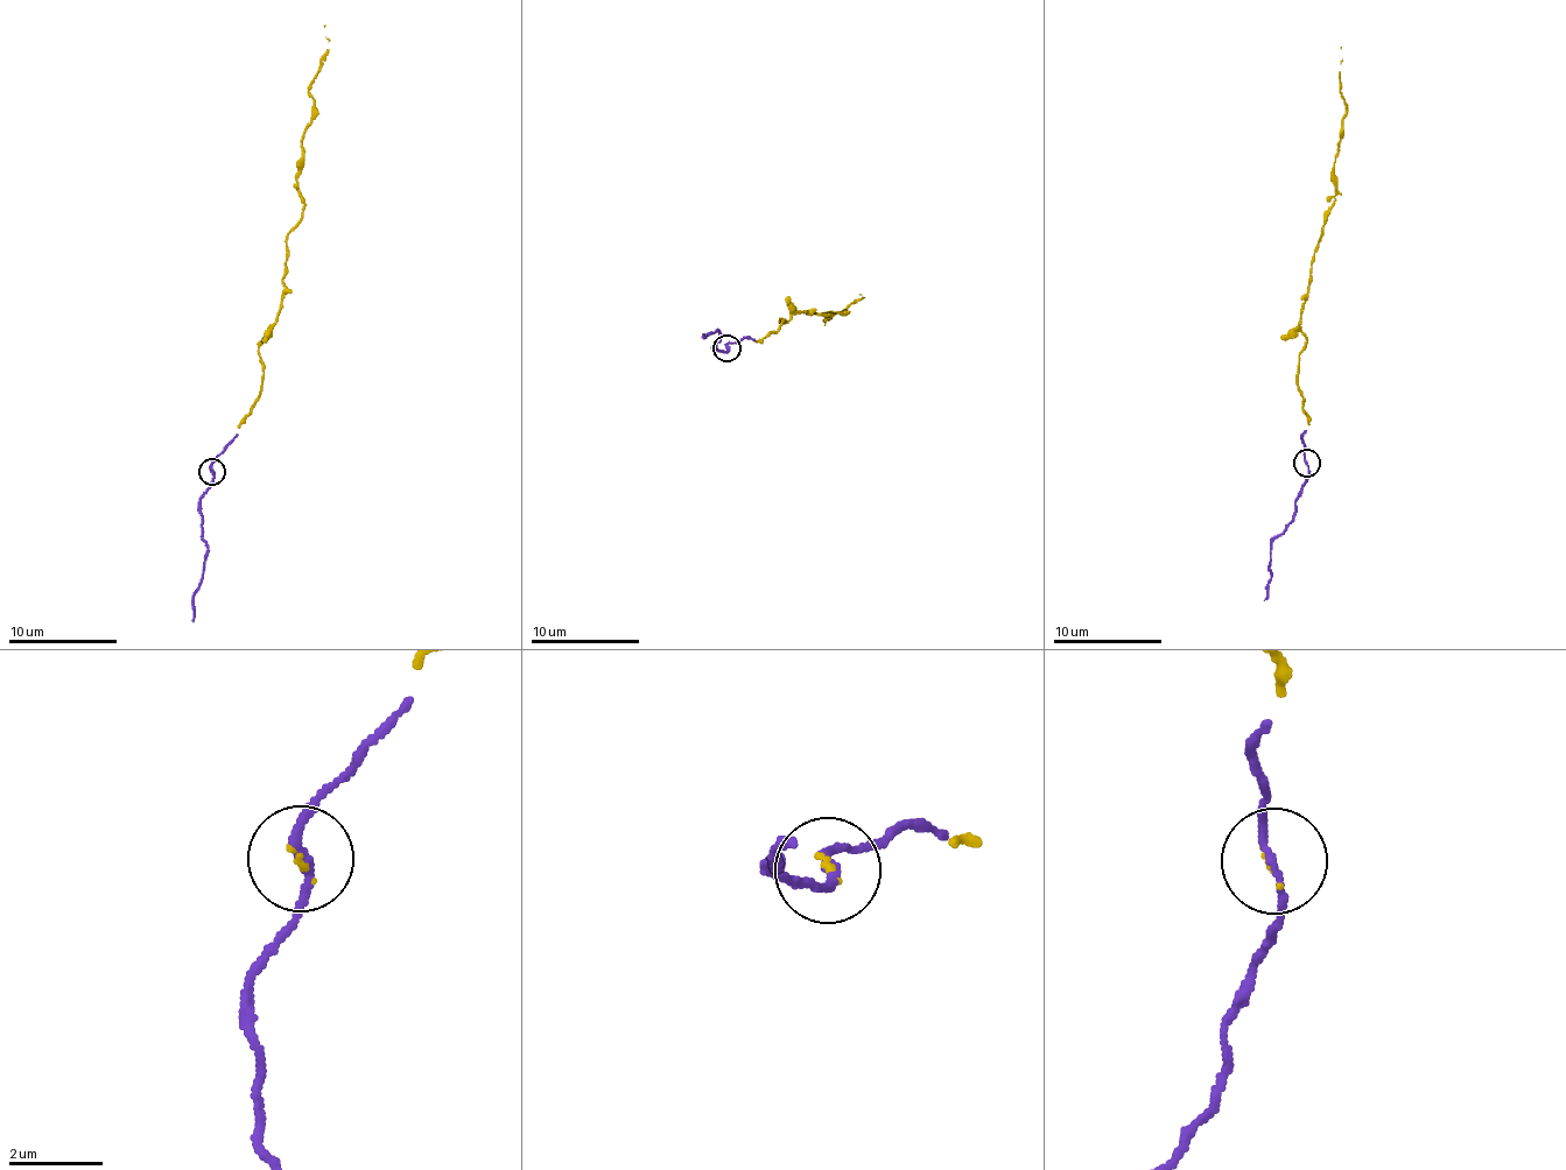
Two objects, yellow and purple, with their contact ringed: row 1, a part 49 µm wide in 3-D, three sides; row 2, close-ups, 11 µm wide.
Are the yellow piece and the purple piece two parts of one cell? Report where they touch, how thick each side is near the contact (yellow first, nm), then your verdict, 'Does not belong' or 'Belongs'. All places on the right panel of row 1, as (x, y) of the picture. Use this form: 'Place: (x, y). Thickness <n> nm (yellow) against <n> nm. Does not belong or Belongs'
Place: (1307, 463). Thickness 70 nm (yellow) against 170 nm. Belongs

